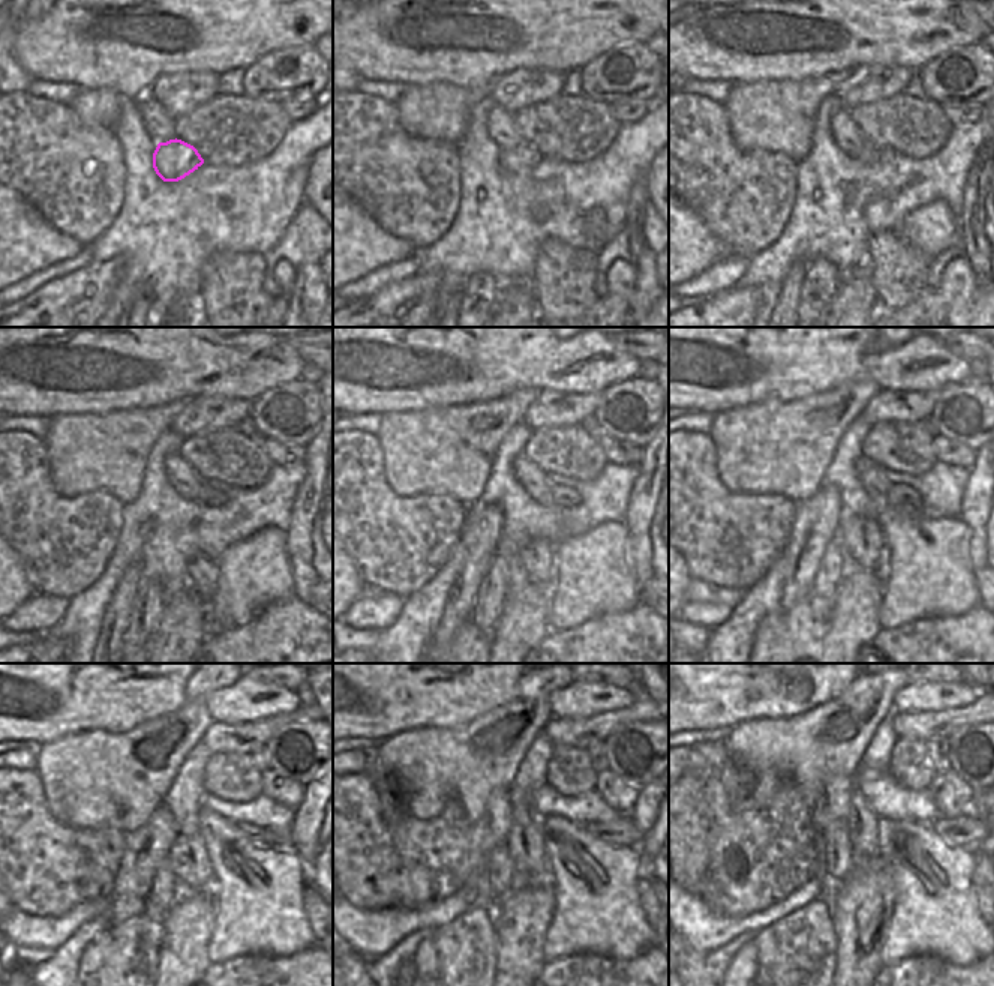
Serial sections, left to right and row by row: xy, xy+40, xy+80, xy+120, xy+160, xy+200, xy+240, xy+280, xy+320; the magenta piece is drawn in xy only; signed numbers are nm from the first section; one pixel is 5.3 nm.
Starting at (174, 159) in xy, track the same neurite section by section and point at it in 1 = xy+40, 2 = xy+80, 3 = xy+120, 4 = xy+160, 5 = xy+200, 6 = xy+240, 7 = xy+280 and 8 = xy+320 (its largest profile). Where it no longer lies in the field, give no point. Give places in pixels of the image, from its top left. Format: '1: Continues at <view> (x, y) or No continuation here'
1: Continues at xy+40 (523, 156)
2: Continues at xy+80 (870, 153)
3: Continues at xy+120 (207, 496)
4: Continues at xy+160 (562, 496)
5: Continues at xy+200 (898, 494)
6: Continues at xy+240 (264, 838)
7: Continues at xy+280 (622, 832)
8: Continues at xy+320 (964, 830).

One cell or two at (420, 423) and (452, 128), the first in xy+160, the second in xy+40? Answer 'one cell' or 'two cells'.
one cell

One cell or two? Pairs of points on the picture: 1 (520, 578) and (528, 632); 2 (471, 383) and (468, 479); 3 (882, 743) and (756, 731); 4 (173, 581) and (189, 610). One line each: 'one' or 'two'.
1: one
2: two
3: two
4: two

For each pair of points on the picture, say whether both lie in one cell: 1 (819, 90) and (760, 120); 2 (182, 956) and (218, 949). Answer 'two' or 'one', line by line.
1: one
2: two

